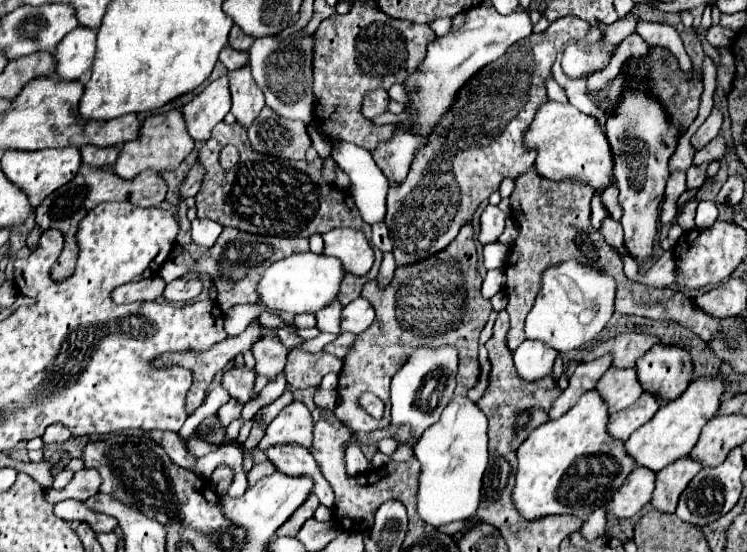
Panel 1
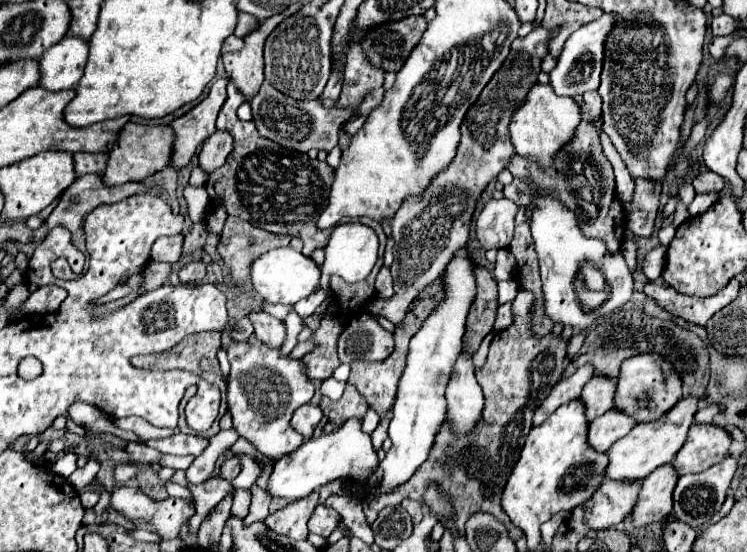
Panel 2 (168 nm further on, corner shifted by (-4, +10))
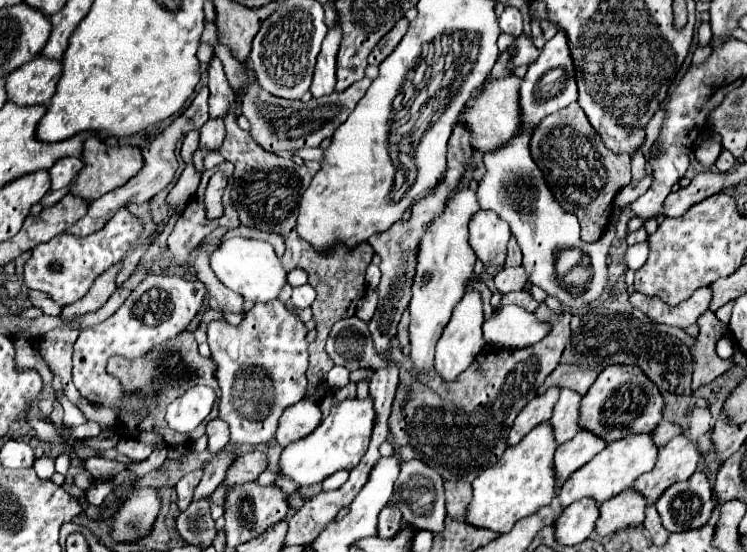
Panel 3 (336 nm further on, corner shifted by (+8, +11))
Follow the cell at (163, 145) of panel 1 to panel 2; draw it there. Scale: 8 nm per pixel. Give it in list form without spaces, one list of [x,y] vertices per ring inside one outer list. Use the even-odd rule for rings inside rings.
[[[128,122],[124,130],[120,130],[112,150],[108,152],[108,162],[106,170],[102,176],[102,182],[106,186],[118,186],[126,182],[142,182],[148,176],[152,176],[158,170],[164,170],[170,164],[172,156],[172,142],[174,142],[174,132],[170,126],[150,126],[150,124],[134,124]]]

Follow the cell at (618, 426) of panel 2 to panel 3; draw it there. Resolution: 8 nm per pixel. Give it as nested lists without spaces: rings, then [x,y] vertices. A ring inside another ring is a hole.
[[[586,429],[576,433],[576,437],[572,437],[572,441],[558,445],[556,455],[554,455],[554,469],[556,469],[556,477],[558,477],[560,485],[576,469],[580,469],[584,463],[588,463],[592,459],[592,455],[600,453],[604,447],[606,447],[606,441]]]

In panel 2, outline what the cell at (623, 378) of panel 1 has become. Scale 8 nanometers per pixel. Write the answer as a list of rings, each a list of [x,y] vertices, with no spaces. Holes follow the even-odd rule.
[[[594,376],[592,380],[586,382],[578,400],[584,402],[584,410],[586,410],[584,414],[588,422],[614,408],[614,388],[616,388],[616,380],[604,376],[598,378]]]

